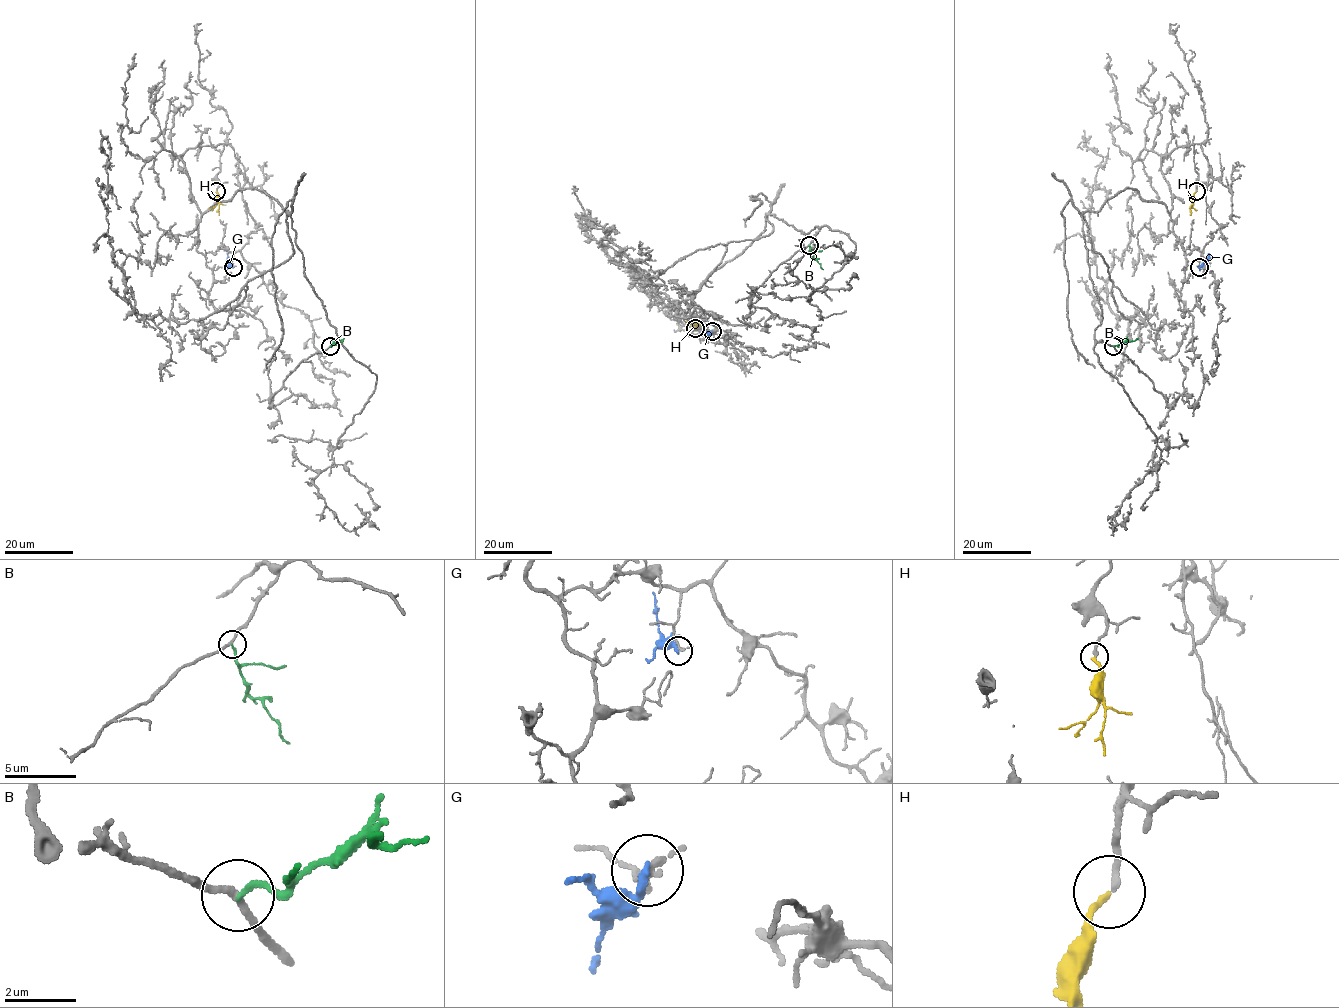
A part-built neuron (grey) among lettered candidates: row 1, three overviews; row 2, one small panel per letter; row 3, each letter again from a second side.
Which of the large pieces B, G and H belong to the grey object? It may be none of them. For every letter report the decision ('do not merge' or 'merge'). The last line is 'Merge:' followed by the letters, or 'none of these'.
B: do not merge
G: do not merge
H: merge
Merge: H

